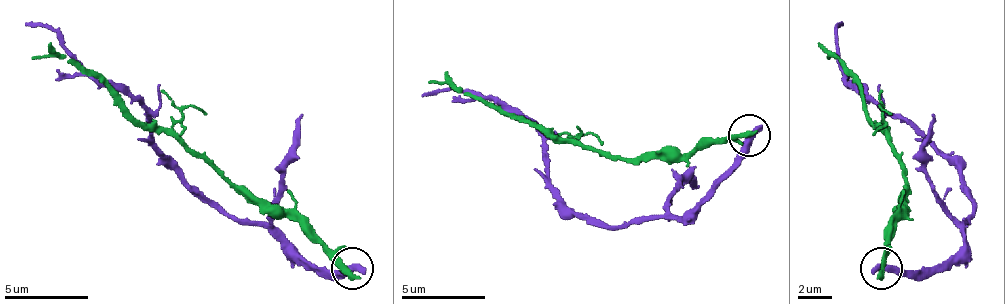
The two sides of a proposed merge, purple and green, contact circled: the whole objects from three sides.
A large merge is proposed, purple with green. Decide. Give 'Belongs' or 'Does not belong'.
Does not belong

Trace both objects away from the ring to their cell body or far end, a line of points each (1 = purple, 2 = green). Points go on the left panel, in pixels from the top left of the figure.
1: (351, 269), (313, 269), (263, 226), (233, 222), (153, 146), (153, 117), (136, 100), (47, 28), (26, 24)
2: (351, 269), (296, 222), (271, 218), (170, 134), (149, 129), (106, 87), (64, 58), (30, 58)

